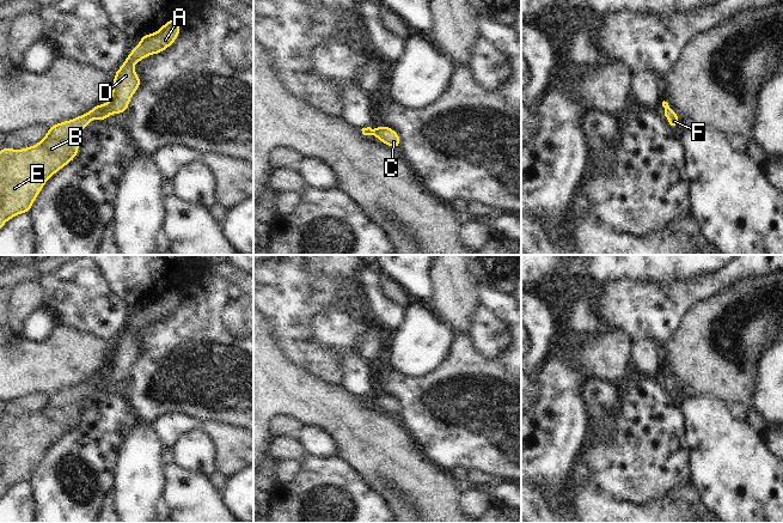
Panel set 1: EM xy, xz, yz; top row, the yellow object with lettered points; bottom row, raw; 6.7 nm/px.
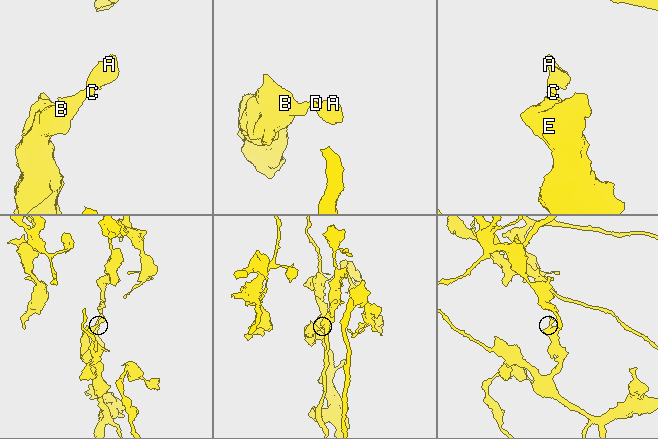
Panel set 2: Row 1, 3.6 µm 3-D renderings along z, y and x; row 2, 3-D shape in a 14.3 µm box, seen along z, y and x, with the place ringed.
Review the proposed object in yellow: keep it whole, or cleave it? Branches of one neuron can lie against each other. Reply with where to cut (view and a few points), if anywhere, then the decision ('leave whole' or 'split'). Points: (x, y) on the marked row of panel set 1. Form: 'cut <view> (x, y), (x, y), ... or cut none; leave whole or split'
cut none; leave whole

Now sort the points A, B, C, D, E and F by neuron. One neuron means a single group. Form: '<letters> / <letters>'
A B C D E F

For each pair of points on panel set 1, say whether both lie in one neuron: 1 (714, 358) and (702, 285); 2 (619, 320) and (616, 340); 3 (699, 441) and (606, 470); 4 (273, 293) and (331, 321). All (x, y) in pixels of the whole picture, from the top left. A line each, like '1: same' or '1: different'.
1: different
2: different
3: different
4: different

